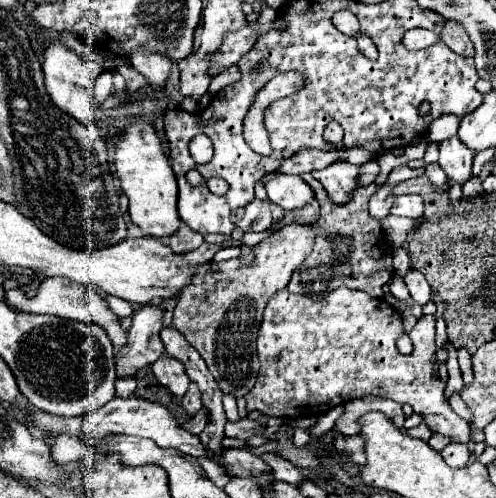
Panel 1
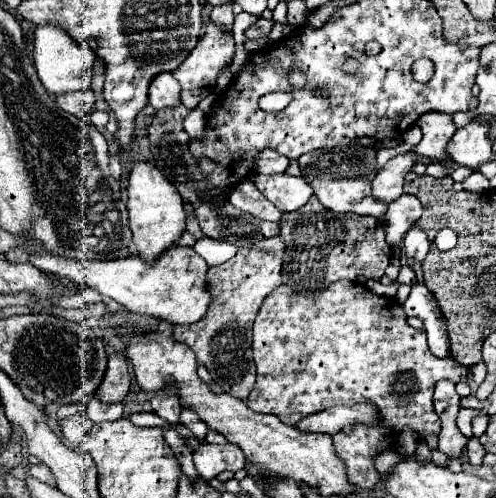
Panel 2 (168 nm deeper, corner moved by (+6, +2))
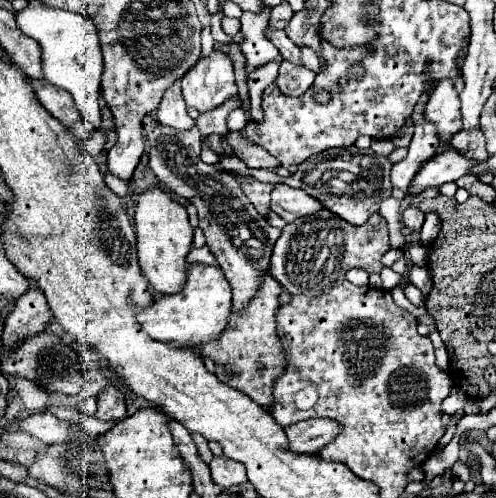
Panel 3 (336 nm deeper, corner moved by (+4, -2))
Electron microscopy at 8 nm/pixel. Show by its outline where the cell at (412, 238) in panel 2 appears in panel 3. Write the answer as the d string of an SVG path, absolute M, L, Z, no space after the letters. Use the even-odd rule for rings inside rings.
M434 210L432 212L426 212L426 220L424 220L424 226L420 230L420 240L422 240L424 246L428 246L438 236L440 226L442 226L442 222L440 222L438 214Z

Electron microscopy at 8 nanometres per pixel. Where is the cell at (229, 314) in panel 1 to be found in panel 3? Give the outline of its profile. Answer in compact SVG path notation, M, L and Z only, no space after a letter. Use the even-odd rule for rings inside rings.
M270 274L264 276L264 284L260 286L254 300L244 308L244 312L240 316L232 312L230 324L226 332L220 336L220 340L200 346L200 356L214 360L216 376L220 382L248 394L256 404L264 408L272 406L272 388L286 368L284 352L280 348L280 338L276 336L274 322L280 292L282 286Z

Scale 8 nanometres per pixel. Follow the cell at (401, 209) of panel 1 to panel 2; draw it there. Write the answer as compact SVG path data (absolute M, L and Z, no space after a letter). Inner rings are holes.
M402 194L398 200L390 202L386 218L384 218L388 244L392 246L400 244L404 234L416 224L420 214L422 214L422 204L412 194Z

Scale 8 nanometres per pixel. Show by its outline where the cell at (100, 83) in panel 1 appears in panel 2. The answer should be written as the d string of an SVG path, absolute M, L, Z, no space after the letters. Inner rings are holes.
M86 88L82 92L72 92L72 94L64 94L56 98L58 106L78 118L90 118L90 114L94 112L94 104L96 104L96 96L92 88Z

